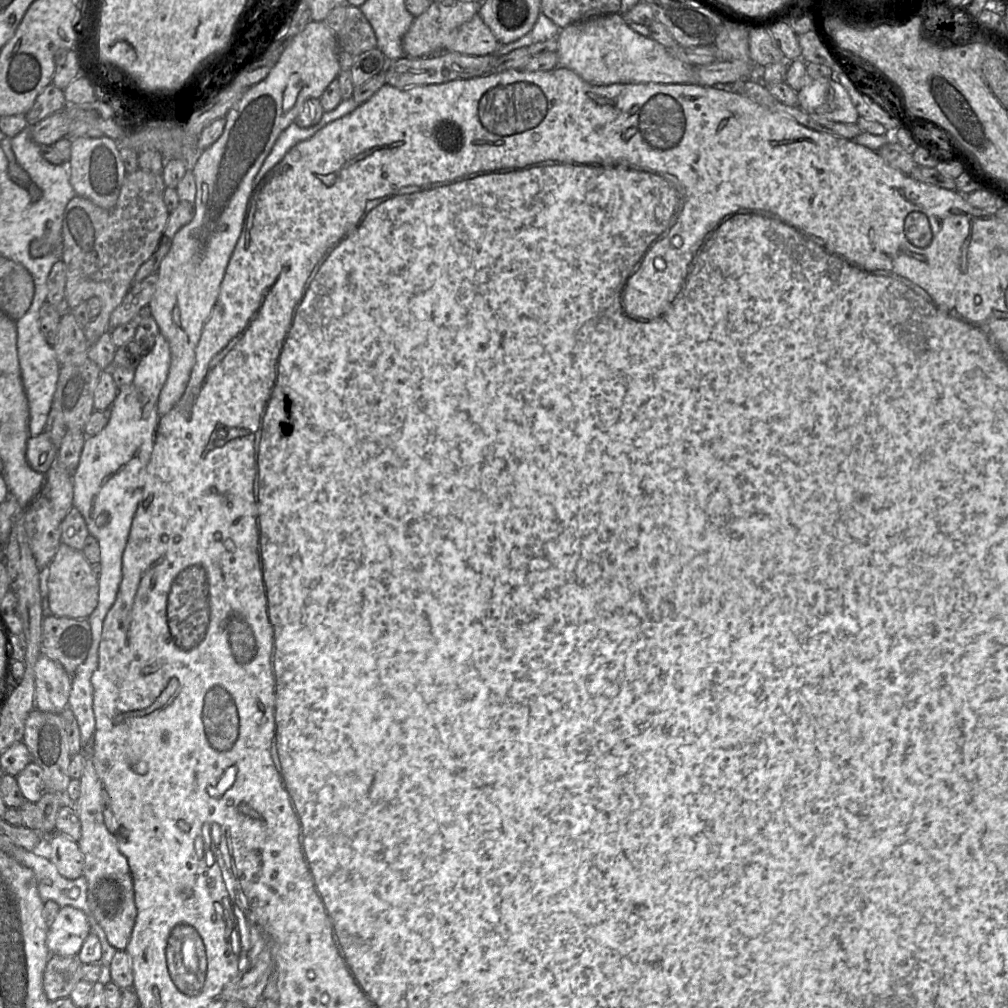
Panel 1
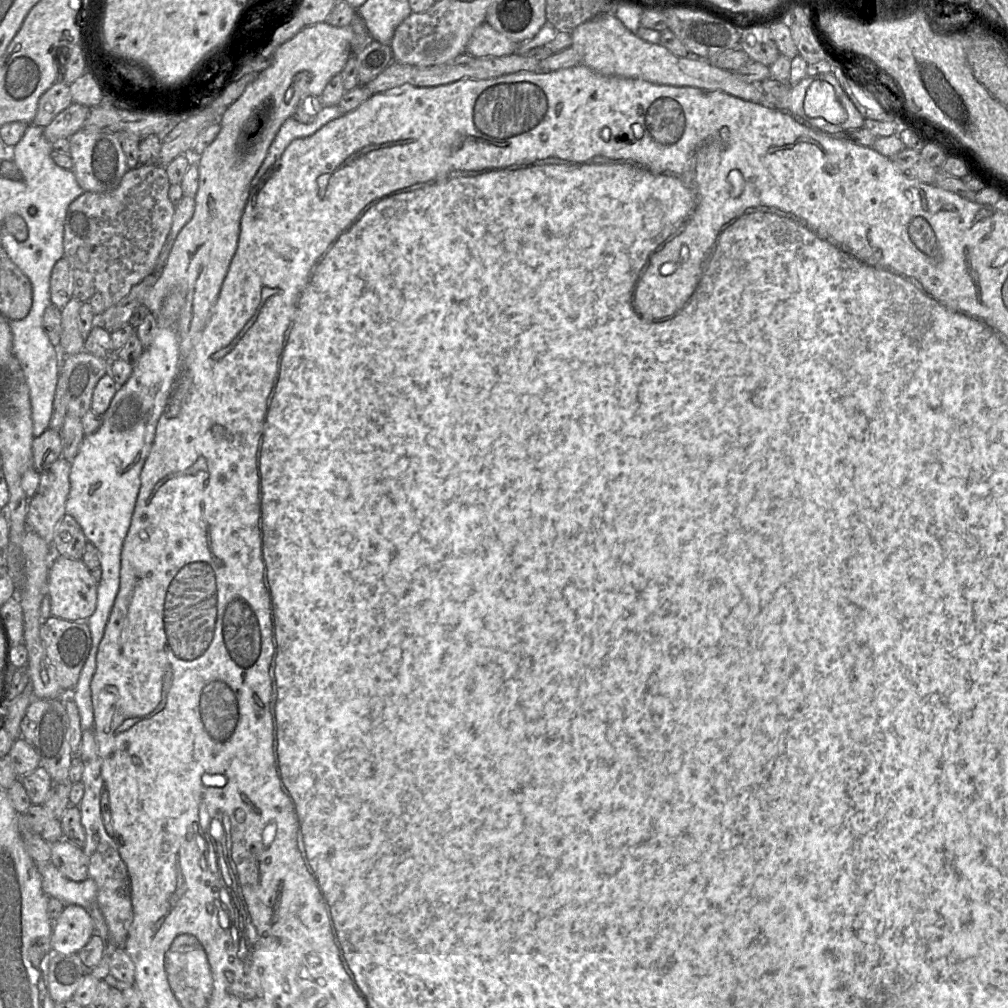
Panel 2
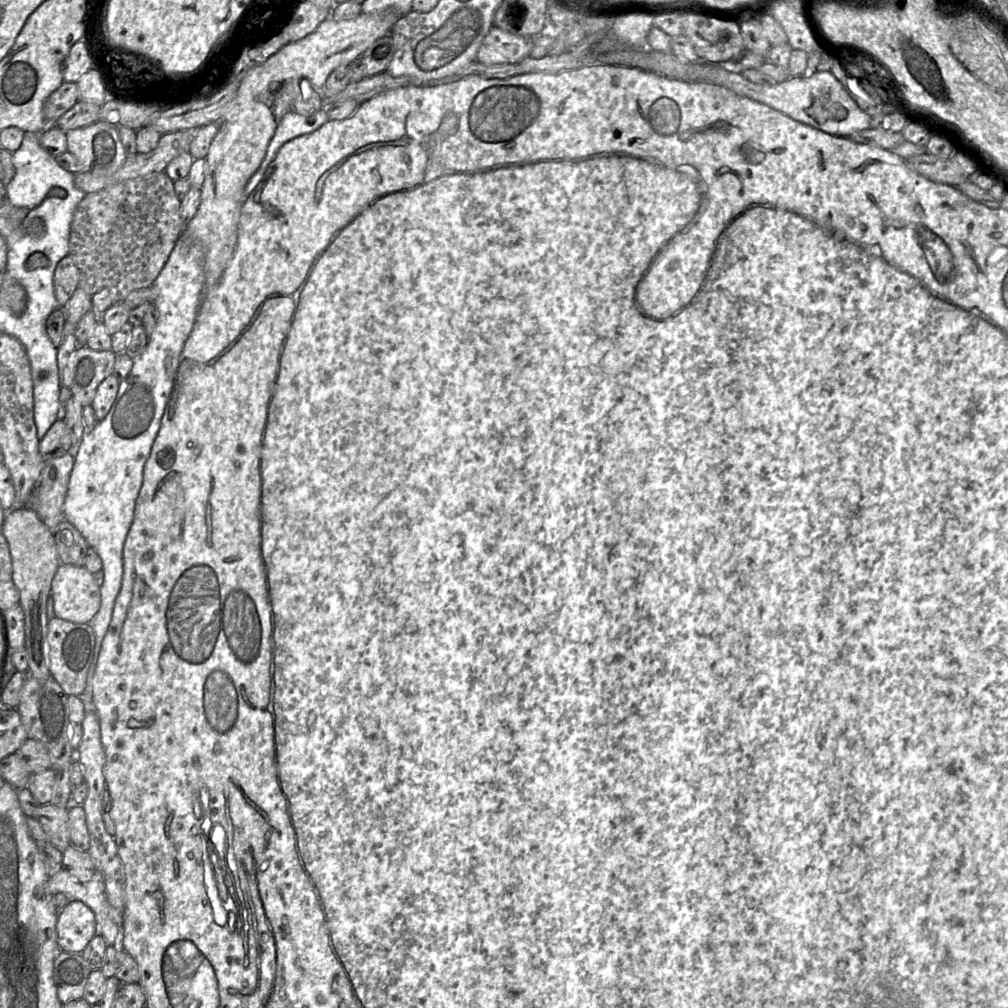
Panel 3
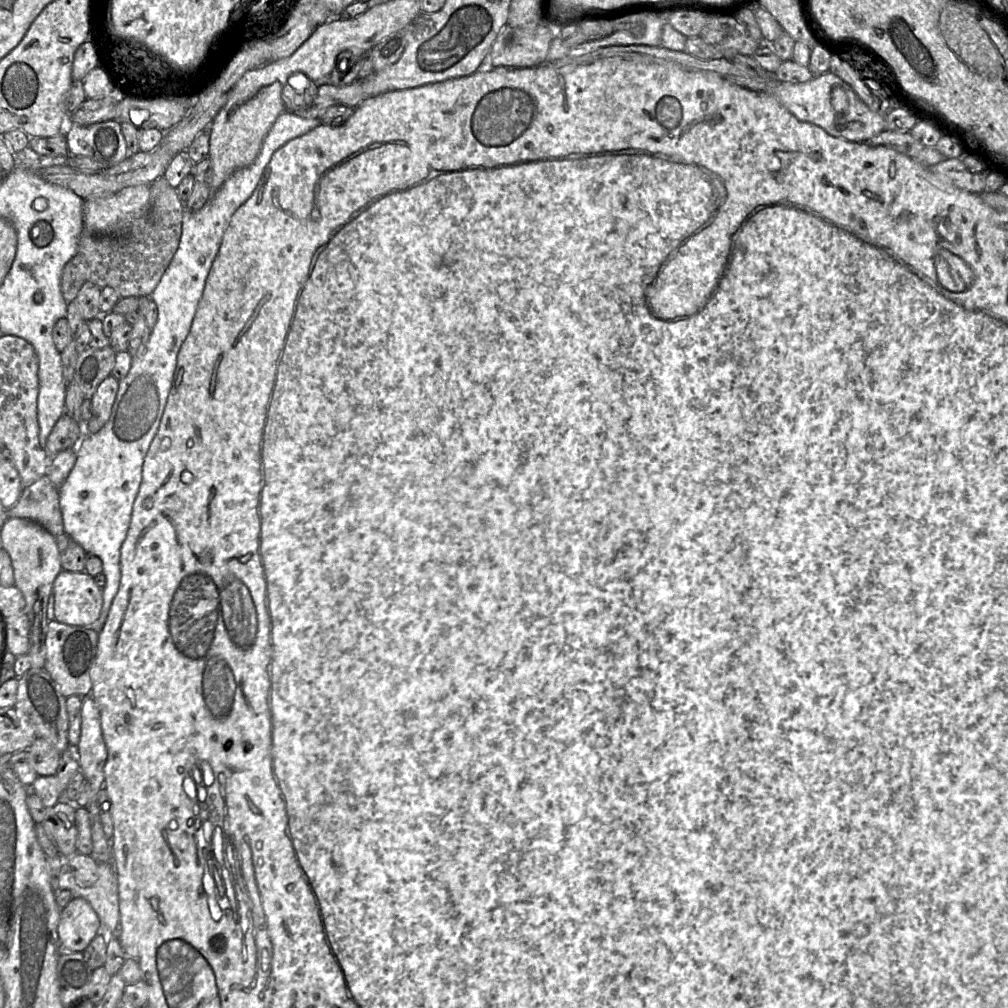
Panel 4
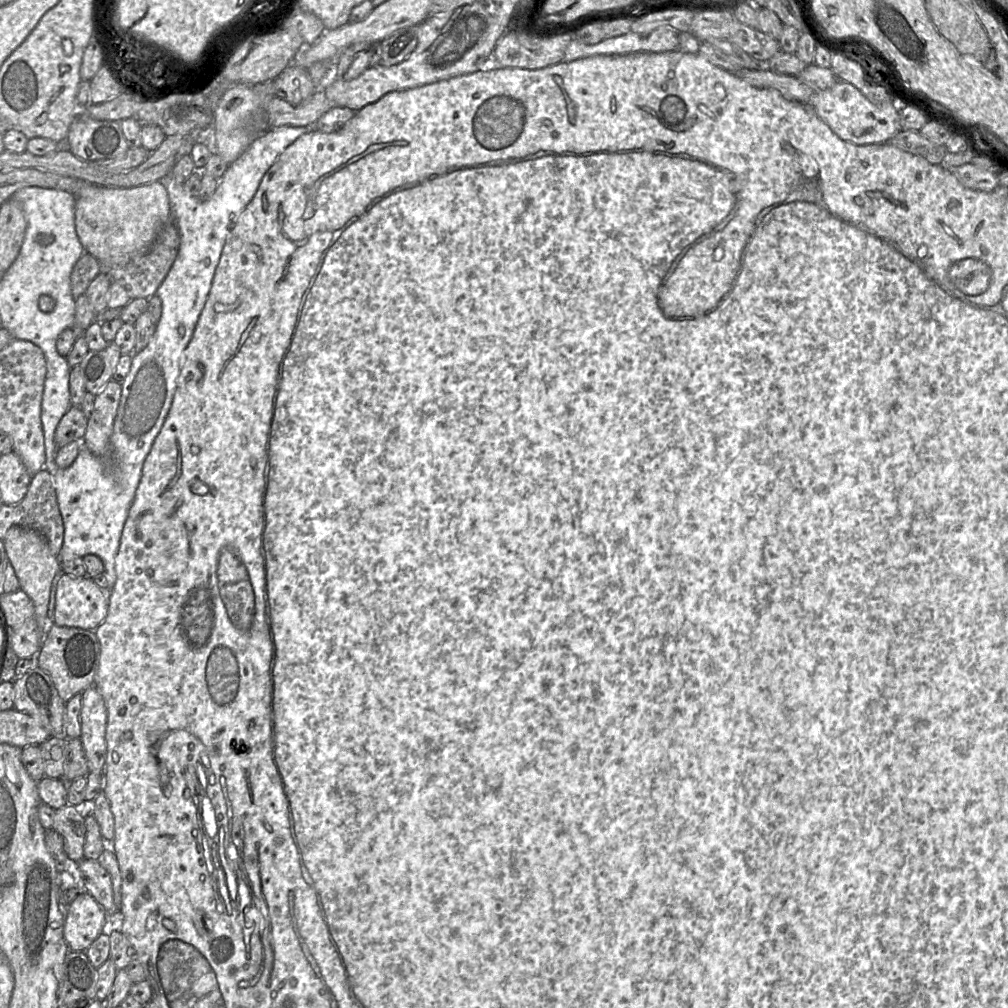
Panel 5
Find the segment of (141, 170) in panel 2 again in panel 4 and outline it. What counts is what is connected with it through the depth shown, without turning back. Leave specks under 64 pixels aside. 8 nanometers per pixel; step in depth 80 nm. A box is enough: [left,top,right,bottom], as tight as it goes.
[78,176,185,299]

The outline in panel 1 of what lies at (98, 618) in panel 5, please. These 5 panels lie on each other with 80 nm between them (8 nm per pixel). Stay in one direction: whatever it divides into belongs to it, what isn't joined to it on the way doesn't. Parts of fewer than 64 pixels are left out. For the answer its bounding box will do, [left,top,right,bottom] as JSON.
[46,543,98,619]

